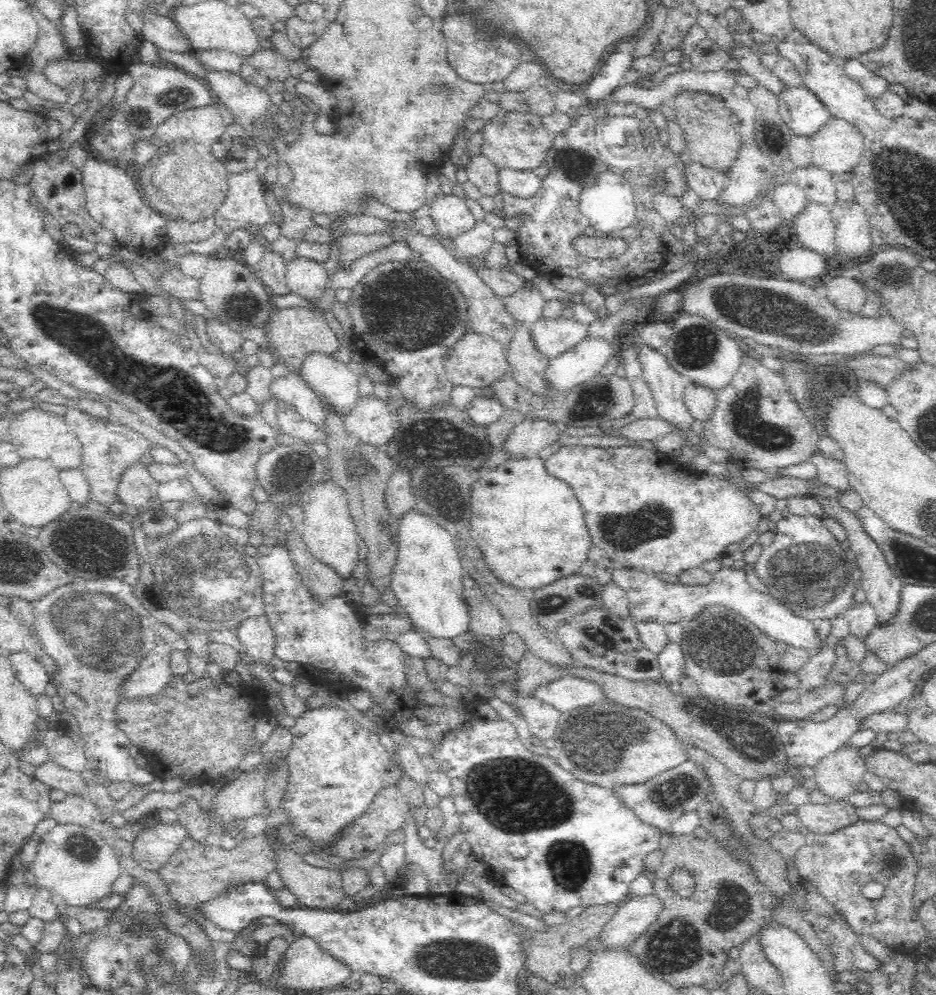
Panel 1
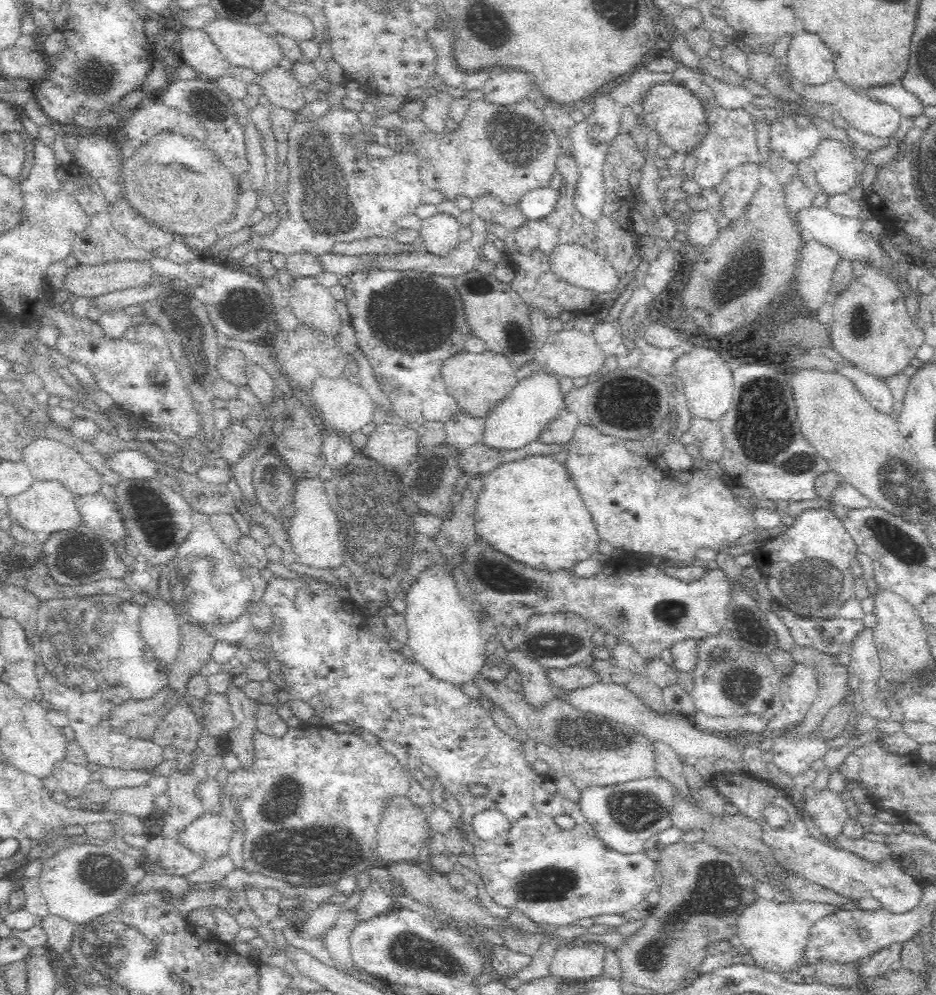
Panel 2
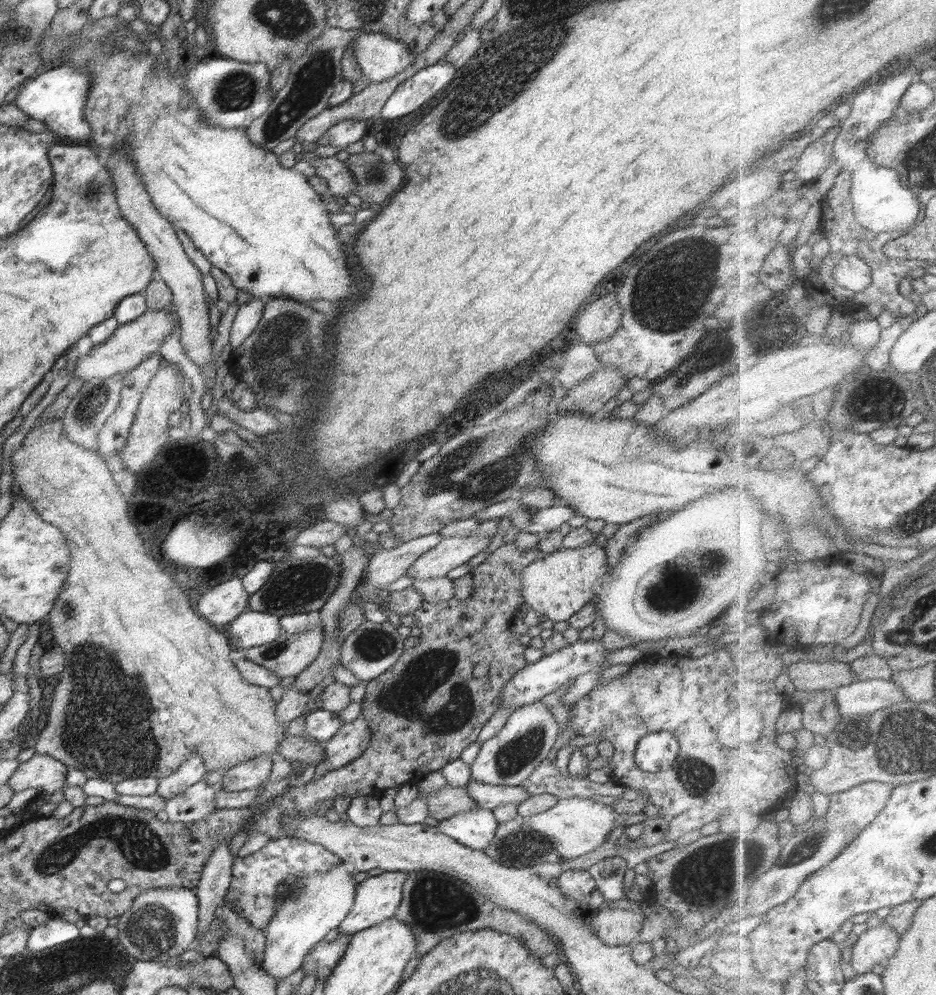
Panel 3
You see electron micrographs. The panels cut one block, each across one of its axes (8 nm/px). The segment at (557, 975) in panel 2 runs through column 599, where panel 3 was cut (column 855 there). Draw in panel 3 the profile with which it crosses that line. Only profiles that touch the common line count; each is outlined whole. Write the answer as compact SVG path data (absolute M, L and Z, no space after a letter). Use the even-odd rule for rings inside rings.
M887 921L868 928L854 947L852 967L856 976L872 972L876 964L887 964L898 954L901 944L902 934Z

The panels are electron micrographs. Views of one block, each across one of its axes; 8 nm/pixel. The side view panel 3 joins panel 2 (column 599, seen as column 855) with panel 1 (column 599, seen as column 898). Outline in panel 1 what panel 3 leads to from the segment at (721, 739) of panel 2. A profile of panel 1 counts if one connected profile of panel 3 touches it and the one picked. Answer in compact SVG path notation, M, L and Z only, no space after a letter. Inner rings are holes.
M564 675L560 680L540 686L535 693L542 701L555 706L560 712L570 712L588 705L612 704L602 687L594 681Z

